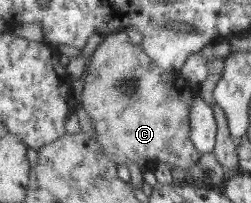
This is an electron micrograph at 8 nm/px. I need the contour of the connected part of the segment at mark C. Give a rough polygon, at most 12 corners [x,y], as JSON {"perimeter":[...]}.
{"perimeter":[[128,33],[87,62],[94,136],[120,165],[190,169],[200,83]]}

